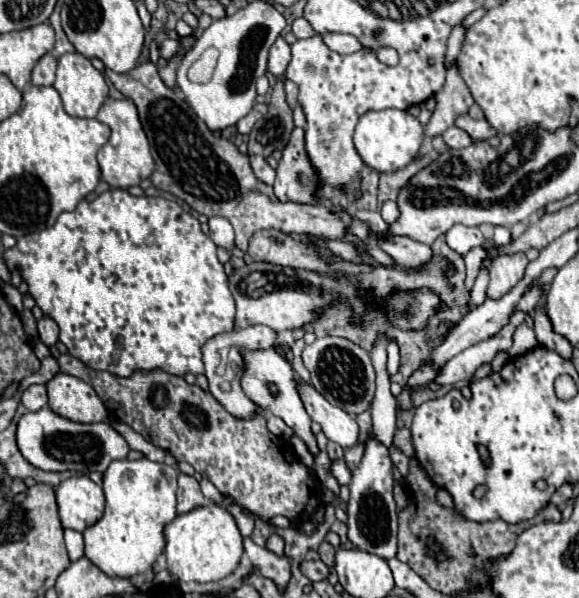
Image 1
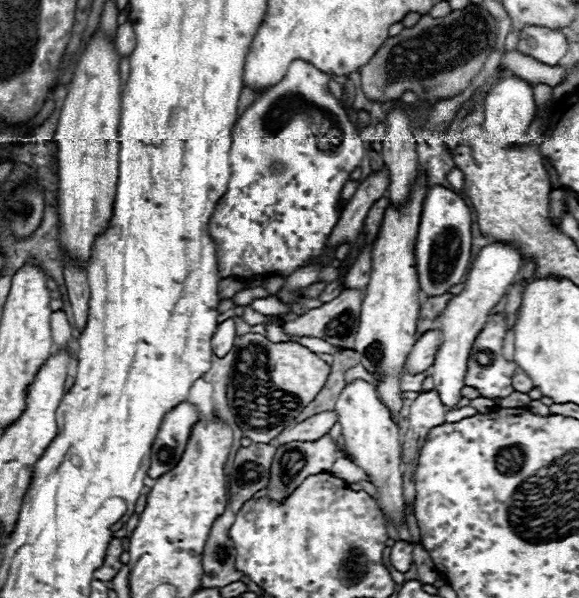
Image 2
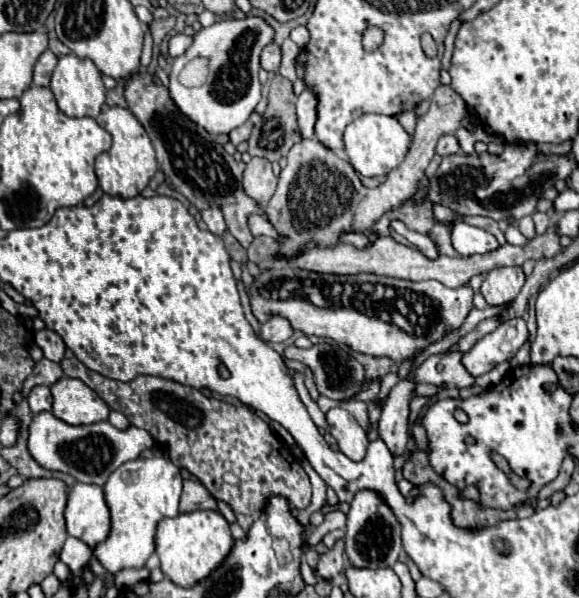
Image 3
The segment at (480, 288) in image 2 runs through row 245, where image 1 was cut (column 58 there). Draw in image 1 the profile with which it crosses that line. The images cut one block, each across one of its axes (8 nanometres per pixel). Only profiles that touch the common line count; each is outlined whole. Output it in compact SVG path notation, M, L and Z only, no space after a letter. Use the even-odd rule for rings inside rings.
M88 476L68 478L56 488L58 514L64 528L84 532L104 514L104 492Z

